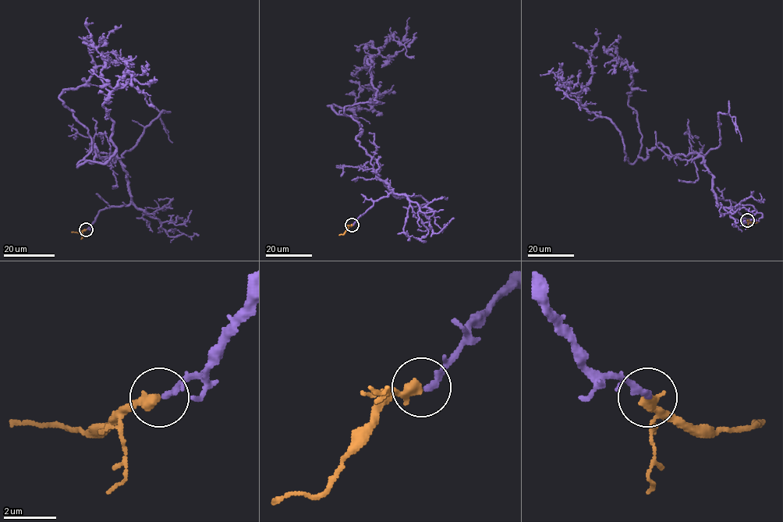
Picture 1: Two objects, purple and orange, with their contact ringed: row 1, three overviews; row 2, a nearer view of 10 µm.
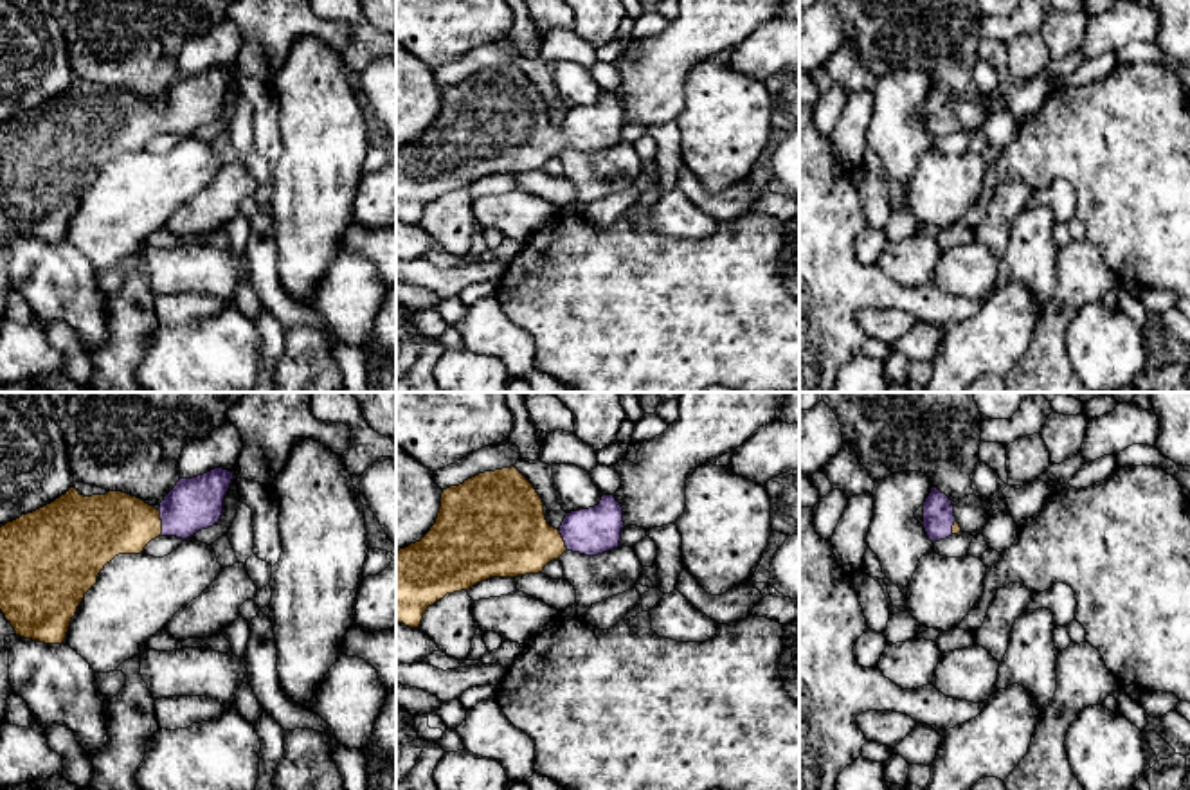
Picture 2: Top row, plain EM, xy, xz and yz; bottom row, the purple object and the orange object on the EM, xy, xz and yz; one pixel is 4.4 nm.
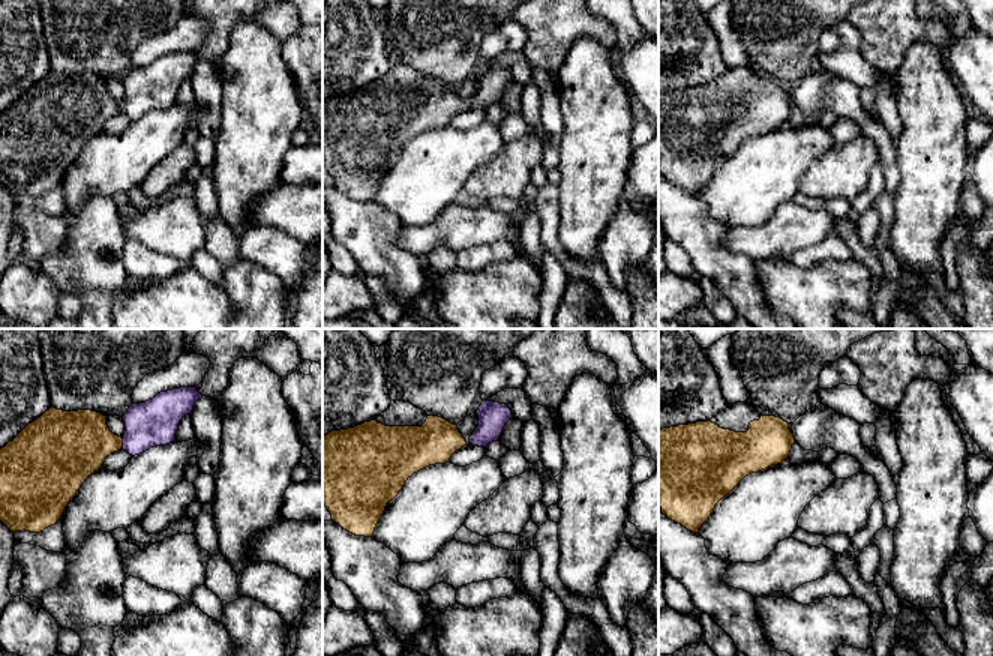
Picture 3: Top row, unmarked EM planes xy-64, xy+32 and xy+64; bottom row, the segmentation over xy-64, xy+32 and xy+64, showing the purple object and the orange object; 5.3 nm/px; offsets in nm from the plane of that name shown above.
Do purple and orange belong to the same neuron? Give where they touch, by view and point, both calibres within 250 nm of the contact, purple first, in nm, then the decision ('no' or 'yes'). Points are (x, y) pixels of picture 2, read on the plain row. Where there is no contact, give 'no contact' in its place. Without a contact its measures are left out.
contact xy (162, 119); calibres 240 and 280 nm; yes

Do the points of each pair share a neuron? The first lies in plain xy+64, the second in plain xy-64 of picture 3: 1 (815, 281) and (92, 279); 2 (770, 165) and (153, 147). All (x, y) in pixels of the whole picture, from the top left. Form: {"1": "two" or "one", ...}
{"1": "two", "2": "one"}

